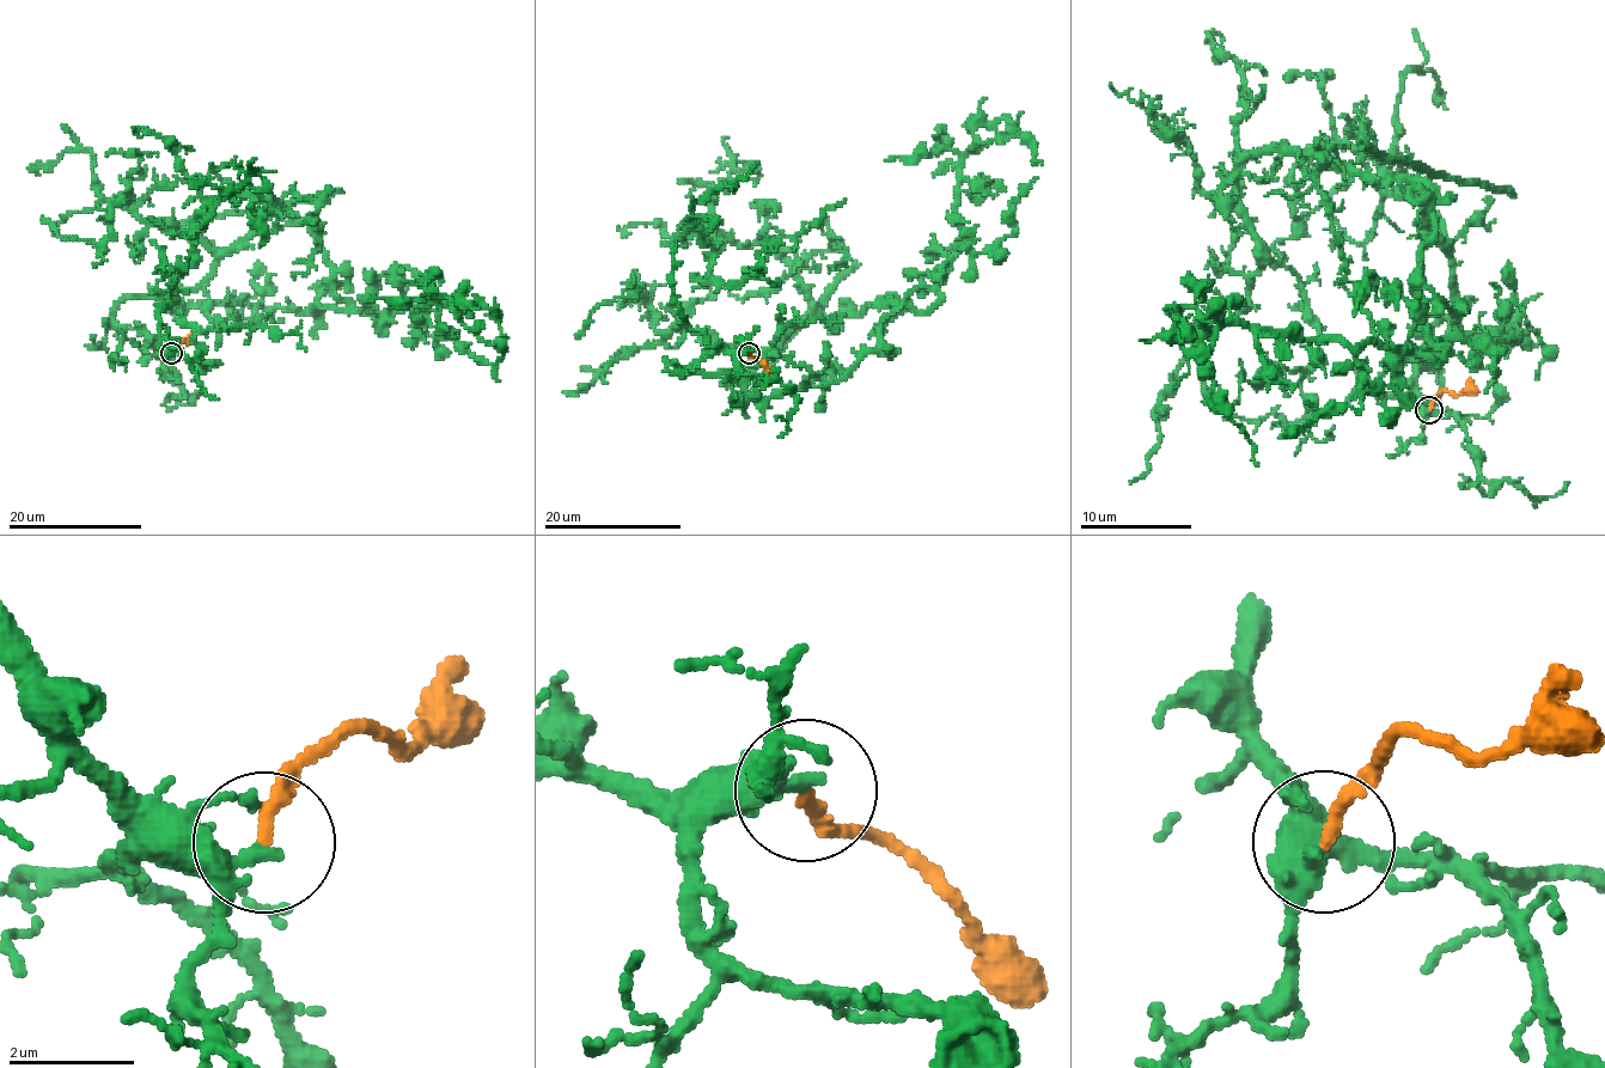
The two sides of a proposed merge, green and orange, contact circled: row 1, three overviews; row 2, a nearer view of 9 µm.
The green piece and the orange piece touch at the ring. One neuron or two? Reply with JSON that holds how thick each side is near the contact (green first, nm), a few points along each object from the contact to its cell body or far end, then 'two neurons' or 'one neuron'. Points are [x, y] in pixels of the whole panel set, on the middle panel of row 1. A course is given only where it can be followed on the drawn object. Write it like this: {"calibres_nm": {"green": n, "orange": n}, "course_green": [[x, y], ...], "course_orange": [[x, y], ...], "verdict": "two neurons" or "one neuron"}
{"calibres_nm": {"green": 260, "orange": 240}, "course_green": [[748, 353], [683, 367], [757, 365], [806, 316], [927, 310], [968, 238], [969, 151], [1021, 135], [1043, 164]], "course_orange": [[748, 353], [774, 374]], "verdict": "one neuron"}

